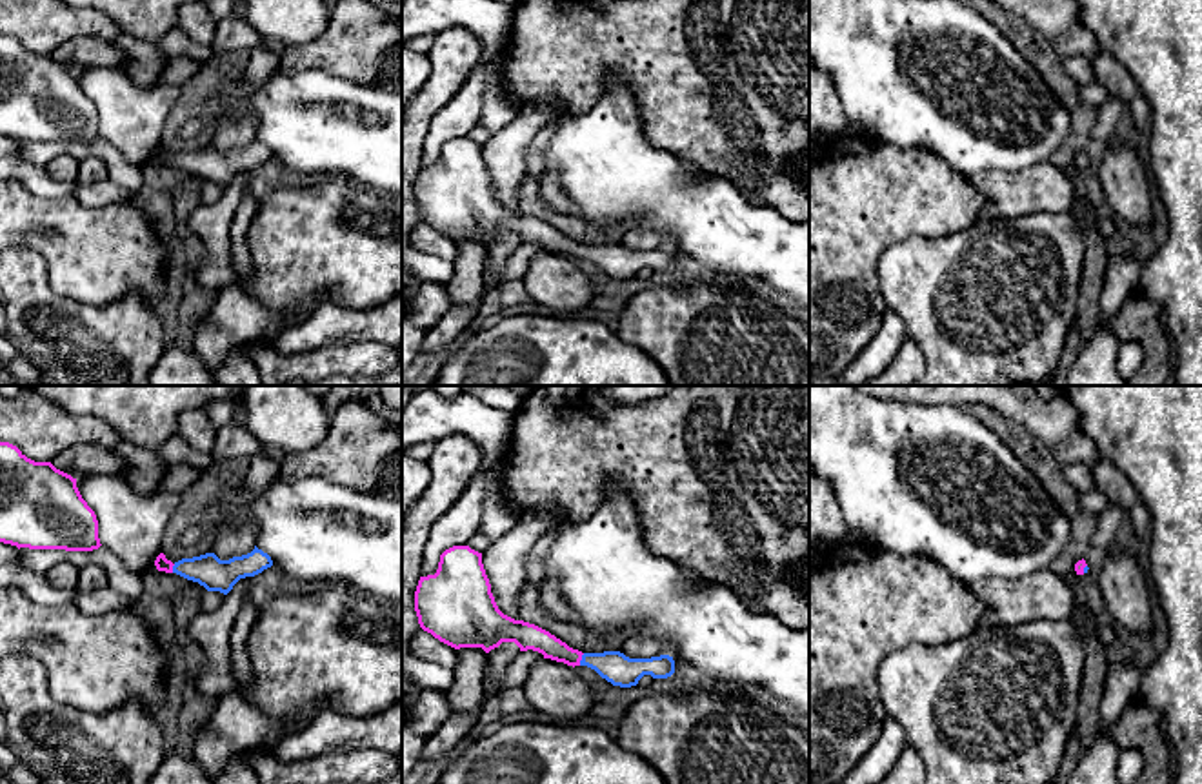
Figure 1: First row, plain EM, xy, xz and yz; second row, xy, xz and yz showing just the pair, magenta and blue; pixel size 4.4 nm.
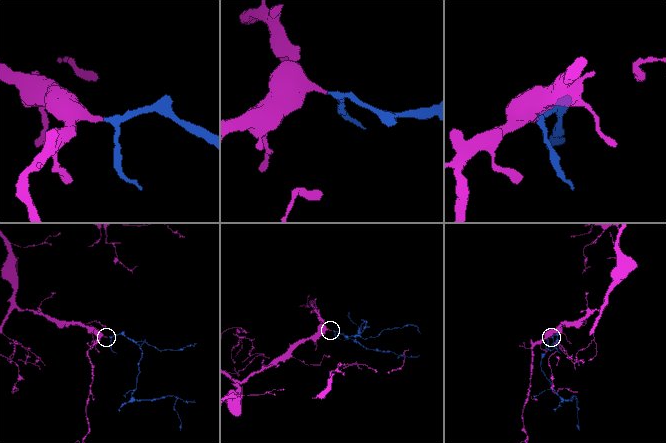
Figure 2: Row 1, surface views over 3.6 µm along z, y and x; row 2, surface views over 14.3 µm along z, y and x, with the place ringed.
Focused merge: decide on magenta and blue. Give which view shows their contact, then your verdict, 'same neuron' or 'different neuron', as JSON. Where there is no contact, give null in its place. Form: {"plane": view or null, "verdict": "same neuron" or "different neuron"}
{"plane": "xz", "verdict": "same neuron"}

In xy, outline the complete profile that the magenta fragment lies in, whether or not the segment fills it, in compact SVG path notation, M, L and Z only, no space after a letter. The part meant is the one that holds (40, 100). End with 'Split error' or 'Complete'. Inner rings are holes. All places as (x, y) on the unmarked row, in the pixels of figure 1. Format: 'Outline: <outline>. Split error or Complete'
Outline: M0 35L0 135L29 142L98 142L98 113L76 71Z. Complete

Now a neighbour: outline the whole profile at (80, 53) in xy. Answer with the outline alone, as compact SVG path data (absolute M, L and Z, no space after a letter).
M78 36L64 42L51 53L51 56L73 71L91 67L118 67L127 60L125 53L111 40L91 36Z

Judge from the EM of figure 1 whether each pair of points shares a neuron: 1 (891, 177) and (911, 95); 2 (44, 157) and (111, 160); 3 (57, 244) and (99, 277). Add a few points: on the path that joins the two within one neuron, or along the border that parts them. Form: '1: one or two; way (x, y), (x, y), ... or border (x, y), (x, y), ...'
1: two; border (877, 140), (902, 150), (930, 150), (941, 159)
2: one; way (60, 150), (95, 150)
3: one; way (68, 246), (88, 266)

